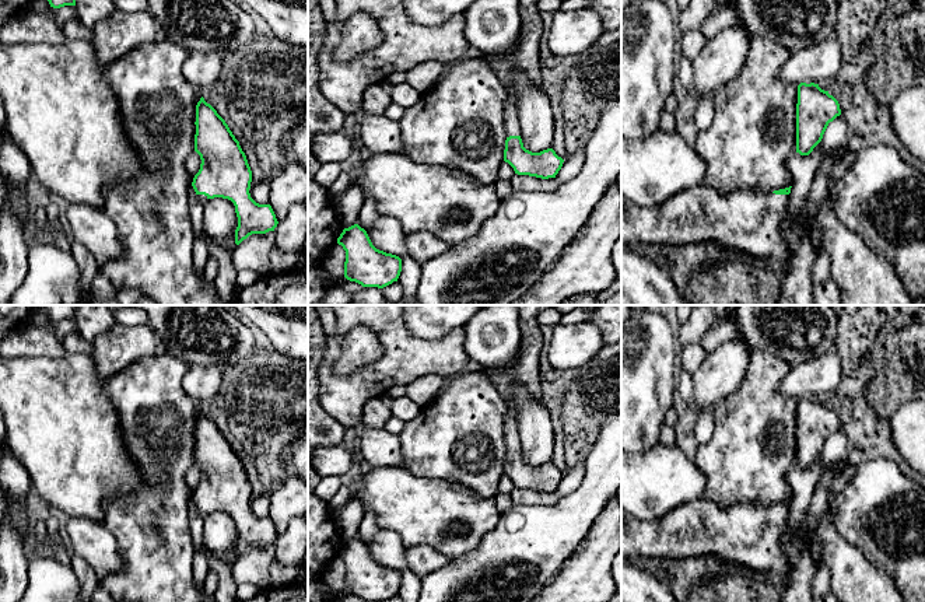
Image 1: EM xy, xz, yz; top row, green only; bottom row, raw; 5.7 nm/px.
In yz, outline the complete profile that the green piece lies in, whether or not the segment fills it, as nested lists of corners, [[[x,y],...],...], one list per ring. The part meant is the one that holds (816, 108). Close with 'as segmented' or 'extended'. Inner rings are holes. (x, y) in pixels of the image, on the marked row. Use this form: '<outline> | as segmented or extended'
[[[800,83],[796,104],[796,153],[809,155],[821,141],[828,123],[840,115],[840,104],[828,91],[814,83]]] | as segmented

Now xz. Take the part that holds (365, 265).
[[[358,224],[344,228],[337,244],[346,251],[344,277],[362,287],[383,288],[397,281],[402,259],[376,249]]] | as segmented

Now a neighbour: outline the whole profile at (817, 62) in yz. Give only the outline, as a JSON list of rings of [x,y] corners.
[[[831,36],[805,49],[791,53],[779,70],[779,80],[799,85],[800,83],[819,84],[838,74],[841,67],[841,45]]]

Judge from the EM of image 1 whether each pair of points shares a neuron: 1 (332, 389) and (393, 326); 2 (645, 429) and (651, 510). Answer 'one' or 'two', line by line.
1: one
2: two

